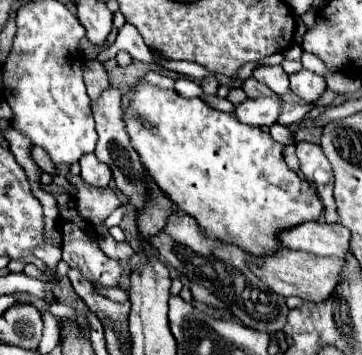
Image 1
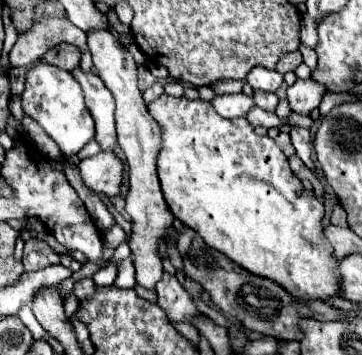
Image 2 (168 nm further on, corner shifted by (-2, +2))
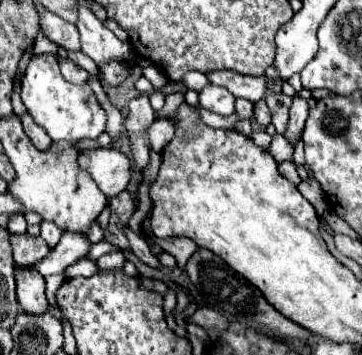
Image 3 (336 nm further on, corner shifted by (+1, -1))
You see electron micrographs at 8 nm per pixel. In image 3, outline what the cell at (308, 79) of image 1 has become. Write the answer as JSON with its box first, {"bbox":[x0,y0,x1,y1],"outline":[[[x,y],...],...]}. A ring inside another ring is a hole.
{"bbox":[287,95,309,143],"outline":[[[295,95],[293,97],[293,105],[289,109],[289,129],[287,129],[287,139],[291,143],[295,143],[301,137],[301,131],[305,127],[305,121],[309,117],[309,105],[307,99]]]}

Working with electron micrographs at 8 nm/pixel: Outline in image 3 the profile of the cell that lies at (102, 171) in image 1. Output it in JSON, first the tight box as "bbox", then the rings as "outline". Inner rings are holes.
{"bbox":[79,149,131,197],"outline":[[[89,149],[79,155],[79,165],[107,197],[117,197],[131,179],[131,161],[115,149]]]}

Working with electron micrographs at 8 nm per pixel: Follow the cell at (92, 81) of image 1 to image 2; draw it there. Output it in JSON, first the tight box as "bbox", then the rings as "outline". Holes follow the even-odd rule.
{"bbox":[9,16,92,70],"outline":[[[42,16],[40,22],[34,22],[32,28],[26,34],[22,34],[22,38],[18,38],[18,42],[9,53],[9,62],[12,67],[32,64],[52,46],[62,42],[83,47],[80,67],[84,70],[92,68],[92,56],[87,46],[86,33],[72,22],[68,22],[66,18],[50,18],[50,16]]]}

